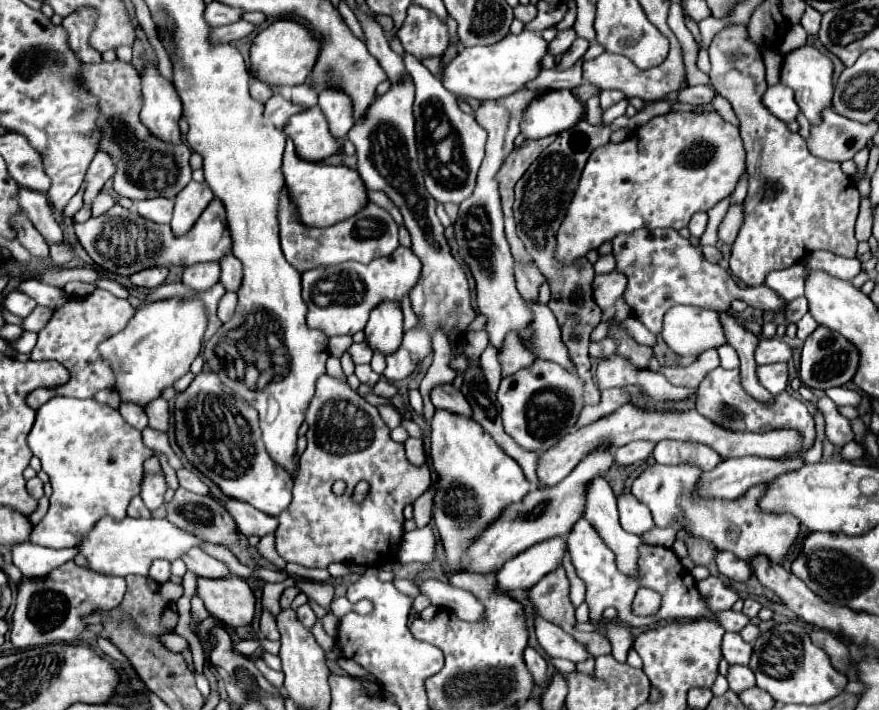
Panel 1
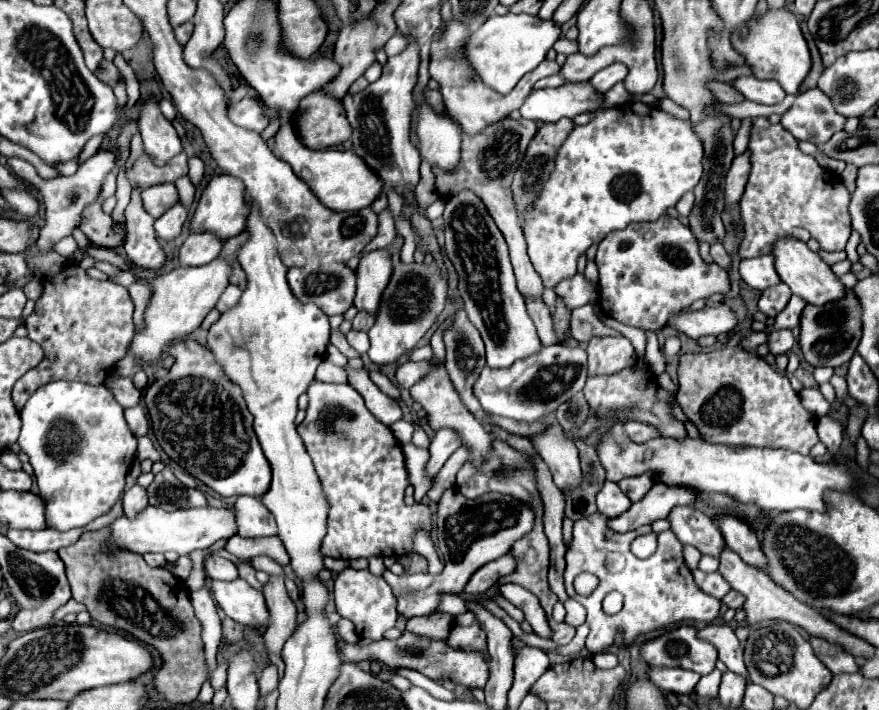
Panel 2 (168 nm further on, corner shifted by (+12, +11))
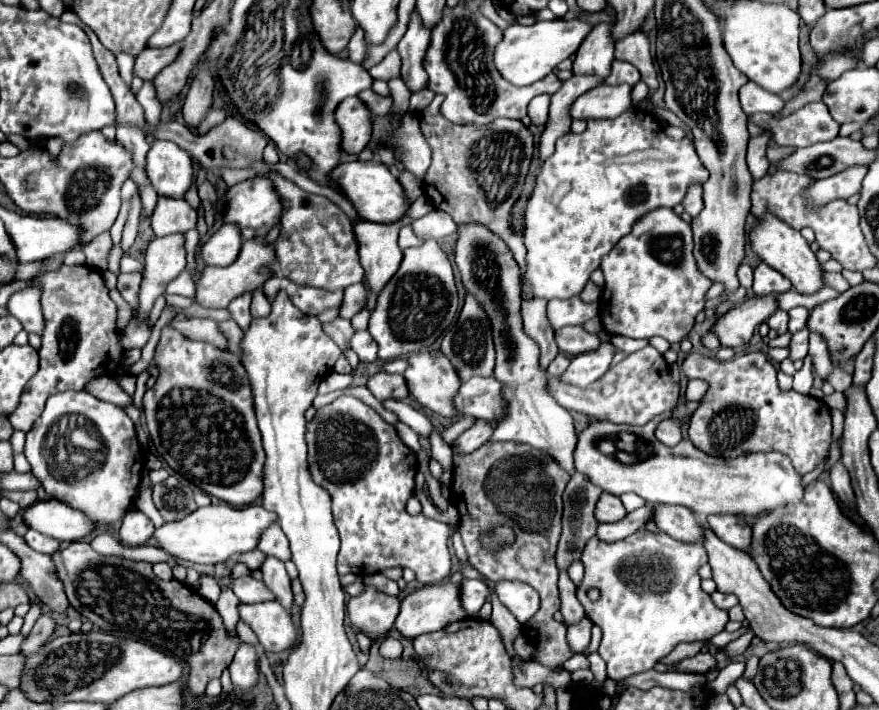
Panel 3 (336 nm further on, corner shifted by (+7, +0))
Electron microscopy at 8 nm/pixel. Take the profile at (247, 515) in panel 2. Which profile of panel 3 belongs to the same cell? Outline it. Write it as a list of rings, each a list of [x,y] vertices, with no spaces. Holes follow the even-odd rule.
[[[271,523],[271,525],[261,533],[261,539],[259,539],[257,549],[263,551],[265,555],[271,555],[271,557],[281,559],[281,561],[291,559],[289,541],[287,541],[287,537],[283,535],[283,531],[281,531],[281,527],[279,527],[277,523]]]

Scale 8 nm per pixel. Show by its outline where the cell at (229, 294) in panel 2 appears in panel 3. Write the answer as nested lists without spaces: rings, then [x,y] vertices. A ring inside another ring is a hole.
[[[245,293],[245,295],[237,297],[237,299],[233,299],[233,301],[229,303],[229,307],[227,307],[227,311],[231,313],[231,319],[233,319],[241,329],[249,327],[249,323],[252,321],[251,313],[249,313],[249,305],[251,305],[251,295]]]

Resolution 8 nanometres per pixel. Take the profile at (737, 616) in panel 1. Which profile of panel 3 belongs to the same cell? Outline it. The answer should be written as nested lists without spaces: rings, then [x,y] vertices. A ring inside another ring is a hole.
[[[641,529],[627,539],[605,543],[597,537],[591,537],[585,543],[583,549],[583,565],[585,565],[585,577],[587,589],[597,587],[601,591],[599,601],[589,601],[583,591],[583,581],[577,587],[577,599],[585,609],[585,615],[603,631],[603,639],[599,645],[599,655],[607,663],[607,675],[615,681],[621,681],[625,677],[631,677],[635,673],[643,673],[655,667],[657,661],[661,661],[665,655],[669,655],[675,645],[685,641],[709,641],[713,635],[725,629],[729,615],[727,611],[715,607],[711,597],[701,589],[699,581],[699,567],[707,563],[707,551],[701,543],[687,545],[677,543],[665,533],[651,533],[647,529]]]

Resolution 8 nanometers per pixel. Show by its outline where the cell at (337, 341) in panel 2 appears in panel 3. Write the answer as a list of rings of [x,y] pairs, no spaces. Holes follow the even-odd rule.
[[[335,319],[333,323],[325,323],[325,333],[341,347],[341,351],[345,353],[349,349],[349,343],[351,343],[351,337],[355,333],[355,329],[351,327],[351,321],[347,319]]]

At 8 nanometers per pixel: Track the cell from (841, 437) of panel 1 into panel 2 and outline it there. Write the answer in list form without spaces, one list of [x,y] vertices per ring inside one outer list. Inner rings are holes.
[[[832,416],[818,418],[818,436],[820,436],[820,442],[824,442],[824,446],[828,448],[828,452],[832,456],[836,456],[838,450],[840,450],[840,444],[842,444],[842,426],[840,426],[840,422]]]

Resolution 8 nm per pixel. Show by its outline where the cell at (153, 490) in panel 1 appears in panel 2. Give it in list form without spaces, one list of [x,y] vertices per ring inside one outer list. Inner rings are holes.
[[[132,486],[130,490],[126,490],[126,494],[122,498],[124,516],[132,518],[132,516],[136,516],[136,512],[142,512],[146,506],[148,506],[148,496],[142,486]]]

